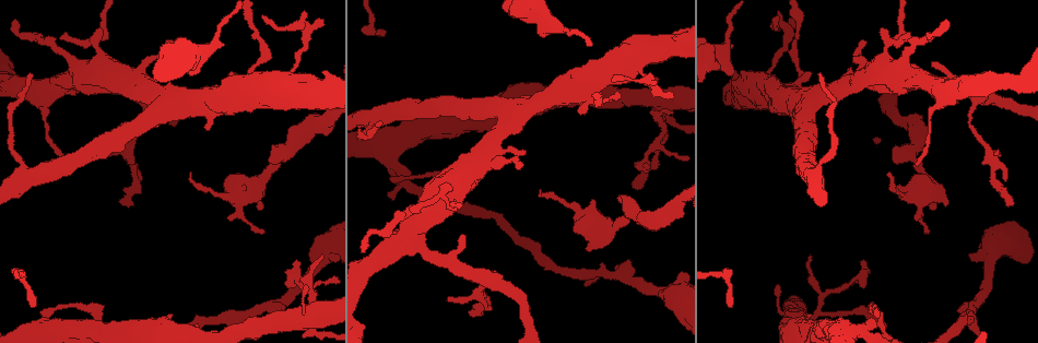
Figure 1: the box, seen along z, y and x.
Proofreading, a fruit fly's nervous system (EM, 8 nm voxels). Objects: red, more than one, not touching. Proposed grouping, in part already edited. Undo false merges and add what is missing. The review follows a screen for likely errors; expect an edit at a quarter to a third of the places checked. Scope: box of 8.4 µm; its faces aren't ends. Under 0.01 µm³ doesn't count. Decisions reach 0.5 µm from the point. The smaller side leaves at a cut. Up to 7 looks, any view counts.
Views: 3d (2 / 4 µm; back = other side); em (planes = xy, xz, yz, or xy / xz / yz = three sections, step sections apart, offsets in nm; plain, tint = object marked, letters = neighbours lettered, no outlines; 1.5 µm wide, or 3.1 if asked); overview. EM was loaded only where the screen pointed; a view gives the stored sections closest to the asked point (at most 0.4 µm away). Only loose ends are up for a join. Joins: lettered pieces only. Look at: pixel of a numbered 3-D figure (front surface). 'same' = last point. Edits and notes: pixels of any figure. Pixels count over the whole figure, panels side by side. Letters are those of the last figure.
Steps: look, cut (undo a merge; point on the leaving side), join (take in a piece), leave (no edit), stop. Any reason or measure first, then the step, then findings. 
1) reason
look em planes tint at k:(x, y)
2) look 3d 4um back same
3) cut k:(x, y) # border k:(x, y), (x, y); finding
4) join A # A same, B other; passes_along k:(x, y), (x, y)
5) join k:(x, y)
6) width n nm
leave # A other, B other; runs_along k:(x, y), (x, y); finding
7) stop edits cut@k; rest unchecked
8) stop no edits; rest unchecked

look em planes plain at 1:(189, 174)

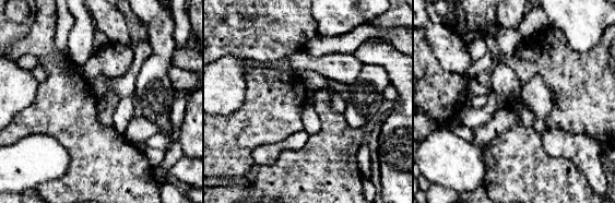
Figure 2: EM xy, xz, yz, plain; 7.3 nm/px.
look em planes letters same

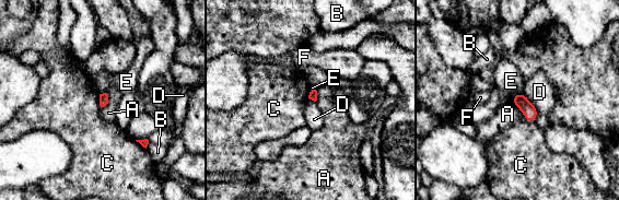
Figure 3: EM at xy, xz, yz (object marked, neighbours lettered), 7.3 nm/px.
leave # A other, B other, C other, D other, E other, F other; border 3:(522, 110), (528, 121), (535, 121); no lettered piece goes on from it

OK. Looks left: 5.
thick turns thin
look em yz step 4 plain at 1:(280, 157)

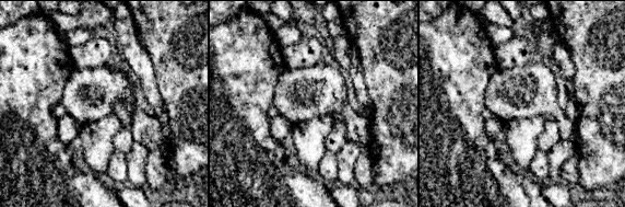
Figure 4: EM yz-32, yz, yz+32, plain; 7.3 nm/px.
where the object lies
look em yz step 4 tint same

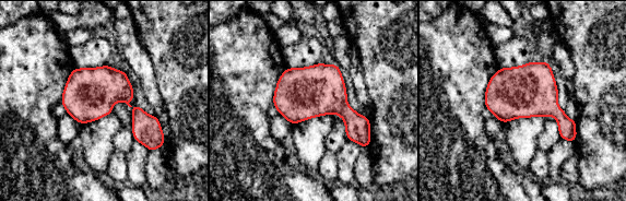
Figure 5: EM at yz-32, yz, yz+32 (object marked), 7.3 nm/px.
what lies round it
look em yz step 4 letters same

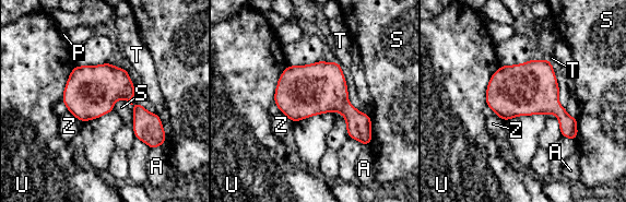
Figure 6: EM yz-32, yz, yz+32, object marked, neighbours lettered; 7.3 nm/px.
leave # A other, P other, S other, T other, U other, Z other; border 6:(500, 66), (487, 84), (485, 105); continuous, no second cell

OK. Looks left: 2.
branch stops here
look 3d 4um at 1:(265, 231)

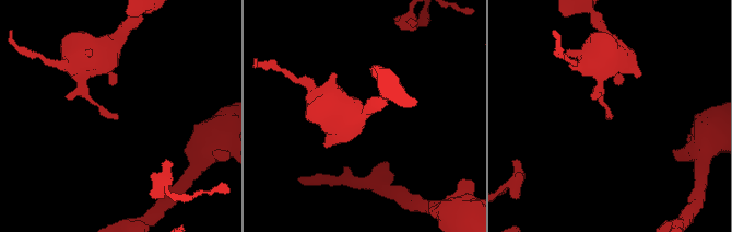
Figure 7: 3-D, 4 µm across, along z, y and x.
look em xz step 4 letters at 7:(611, 118)

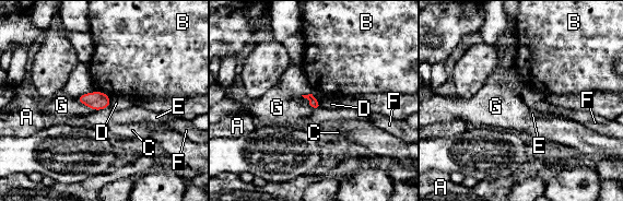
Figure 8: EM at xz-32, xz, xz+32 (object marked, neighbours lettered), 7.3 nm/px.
leave # A other, B other, C other, D other, E other, F other, G other; border 8:(75, 97), (79, 102), (95, 110); no lettered piece goes on from it

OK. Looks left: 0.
stop no edits; rest unchecked

